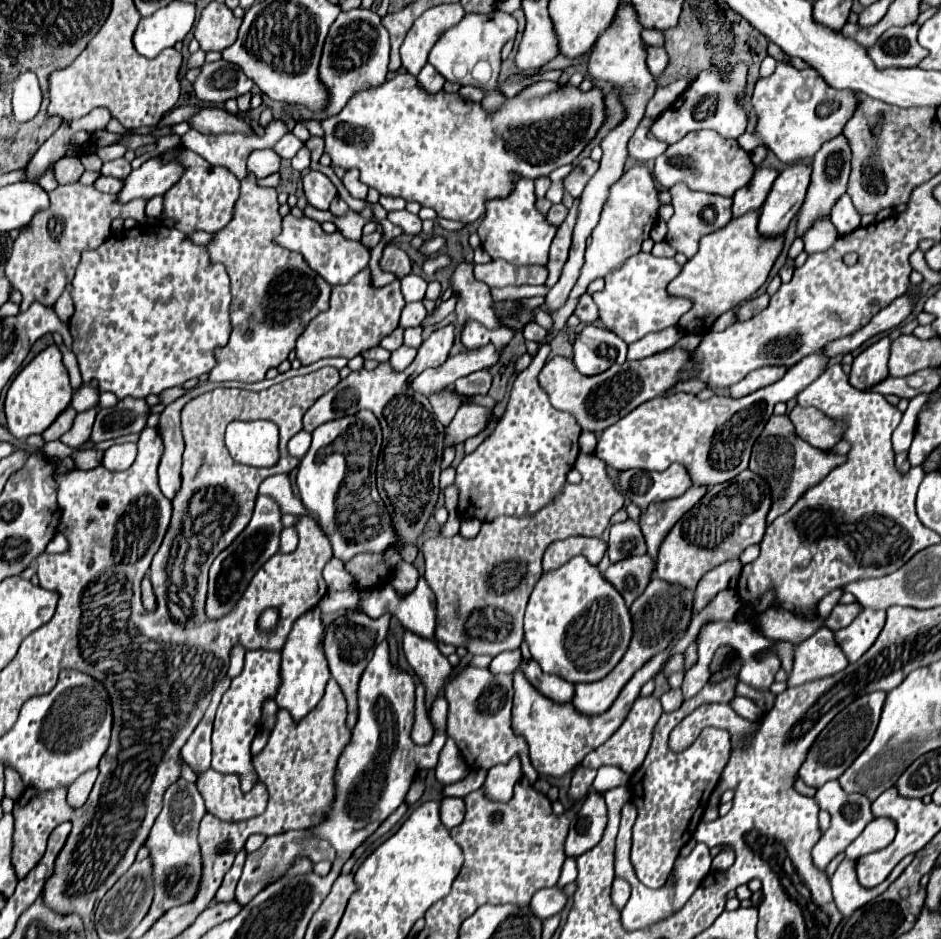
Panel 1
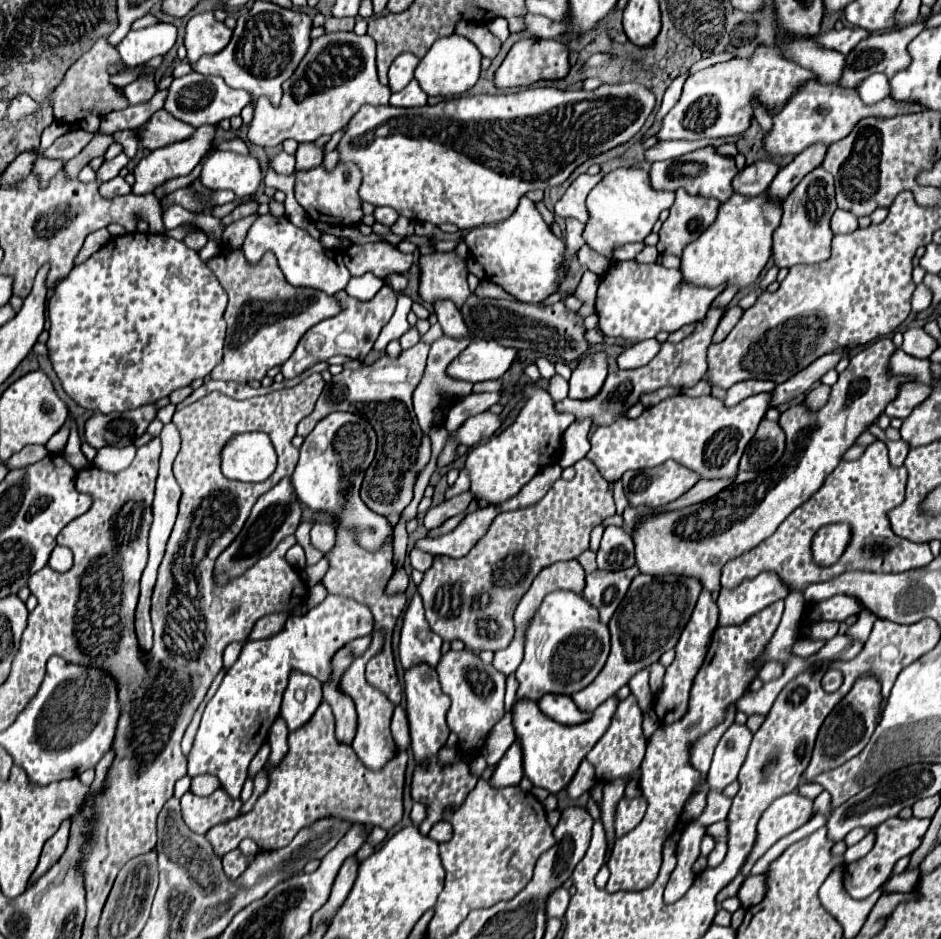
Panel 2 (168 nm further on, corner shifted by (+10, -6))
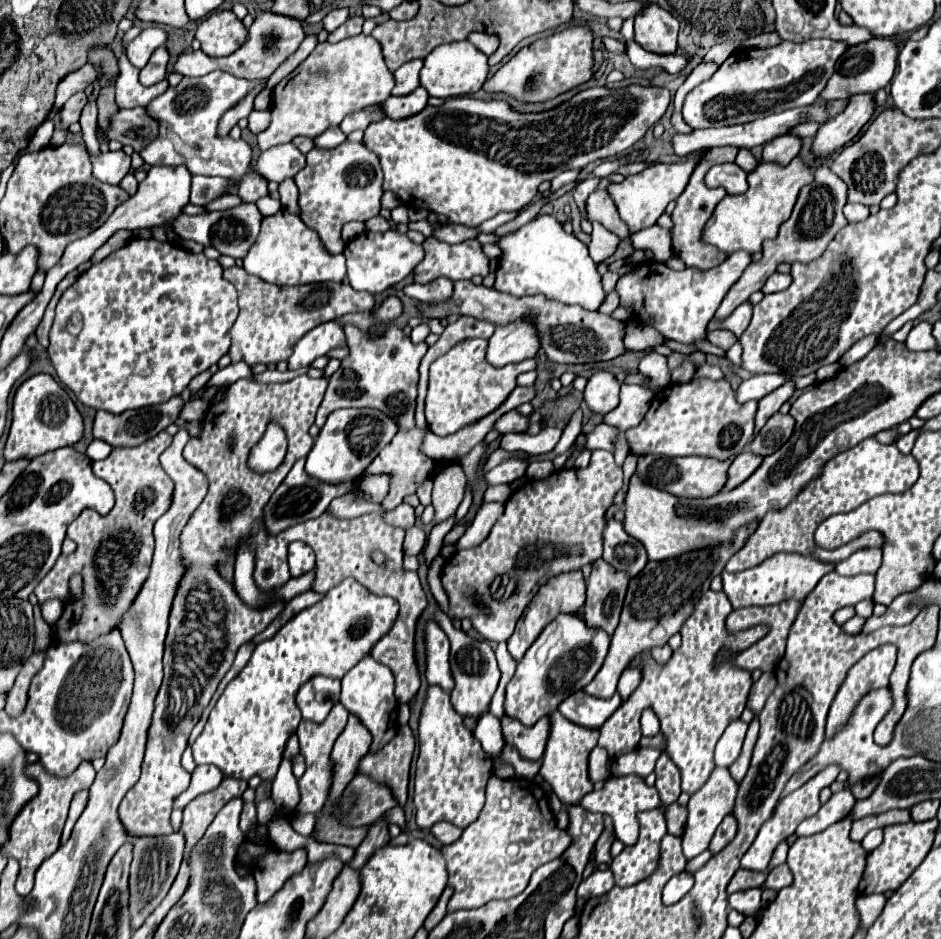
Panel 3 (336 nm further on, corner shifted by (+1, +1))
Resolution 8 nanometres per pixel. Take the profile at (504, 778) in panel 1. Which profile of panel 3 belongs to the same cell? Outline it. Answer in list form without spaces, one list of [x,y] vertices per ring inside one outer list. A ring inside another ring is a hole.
[[[504,716],[502,732],[506,744],[514,744],[524,760],[540,760],[546,746],[546,716],[538,720],[534,726],[524,726],[522,722]]]

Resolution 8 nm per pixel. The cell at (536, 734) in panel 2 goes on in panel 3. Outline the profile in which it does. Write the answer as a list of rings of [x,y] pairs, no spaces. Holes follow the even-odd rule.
[[[558,710],[550,714],[550,736],[546,742],[546,750],[542,756],[542,768],[540,776],[552,786],[554,794],[562,800],[564,806],[578,804],[584,794],[592,790],[592,784],[588,780],[588,754],[596,746],[600,736],[598,728],[584,728],[570,720],[566,720]]]

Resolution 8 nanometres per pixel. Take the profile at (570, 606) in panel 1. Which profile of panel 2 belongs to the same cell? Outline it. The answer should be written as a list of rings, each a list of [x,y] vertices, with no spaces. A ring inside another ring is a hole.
[[[573,591],[549,593],[525,635],[525,657],[515,679],[519,681],[517,699],[539,701],[541,695],[573,695],[587,687],[603,669],[609,655],[609,629],[599,623],[597,609]]]

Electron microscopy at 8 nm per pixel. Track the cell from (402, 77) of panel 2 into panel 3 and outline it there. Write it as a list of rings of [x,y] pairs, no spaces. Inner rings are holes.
[[[410,60],[406,64],[402,64],[396,72],[394,72],[394,78],[396,78],[396,86],[394,86],[394,94],[396,96],[402,96],[402,94],[410,94],[414,88],[420,86],[420,80],[418,80],[418,72],[422,68],[422,60]]]

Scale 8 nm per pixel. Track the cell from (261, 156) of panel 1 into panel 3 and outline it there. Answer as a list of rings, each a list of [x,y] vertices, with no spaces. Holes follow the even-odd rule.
[[[214,70],[200,78],[182,78],[178,86],[168,88],[162,96],[154,98],[146,106],[150,116],[160,122],[160,136],[150,146],[140,150],[140,156],[150,166],[186,164],[192,175],[238,180],[238,196],[244,202],[256,202],[268,194],[268,182],[252,170],[252,148],[244,140],[218,138],[214,124],[218,124],[226,110],[234,108],[234,104],[238,104],[248,96],[248,92],[262,84],[266,84],[266,80],[244,80],[222,70]]]

